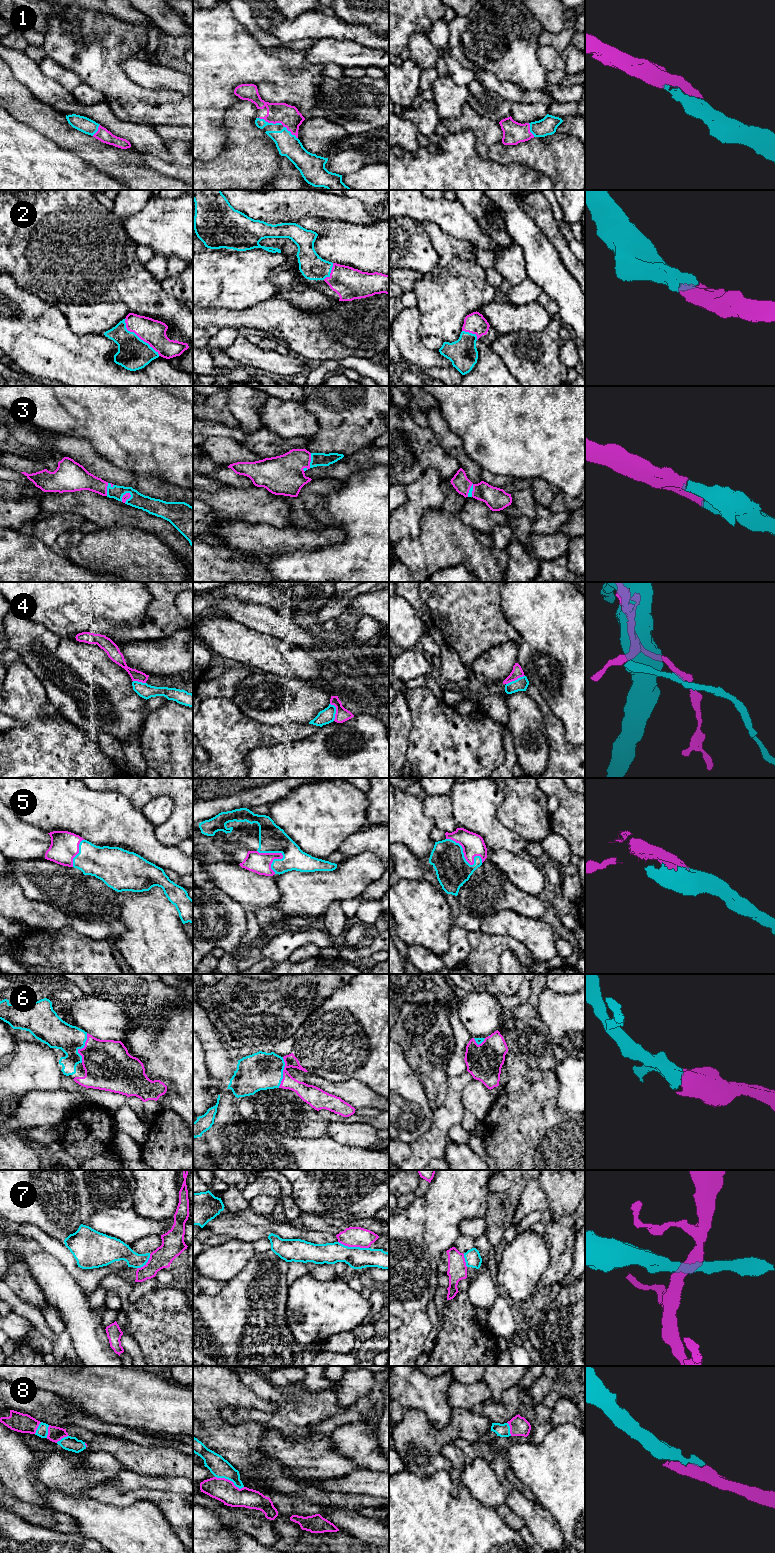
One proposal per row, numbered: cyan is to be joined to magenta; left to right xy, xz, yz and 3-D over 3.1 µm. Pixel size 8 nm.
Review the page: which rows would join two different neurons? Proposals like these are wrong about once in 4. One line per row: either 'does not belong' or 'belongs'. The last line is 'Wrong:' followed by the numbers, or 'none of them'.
1: belongs
2: belongs
3: belongs
4: does not belong
5: belongs
6: belongs
7: does not belong
8: belongs
Wrong: 4, 7

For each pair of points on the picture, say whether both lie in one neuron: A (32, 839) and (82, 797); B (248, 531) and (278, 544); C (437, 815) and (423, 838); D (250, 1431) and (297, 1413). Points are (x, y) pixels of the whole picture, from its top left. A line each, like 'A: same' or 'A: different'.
A: different
B: same
C: different
D: different

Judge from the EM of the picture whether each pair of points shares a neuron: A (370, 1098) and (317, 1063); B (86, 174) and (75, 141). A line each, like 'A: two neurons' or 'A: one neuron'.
A: two neurons
B: two neurons

